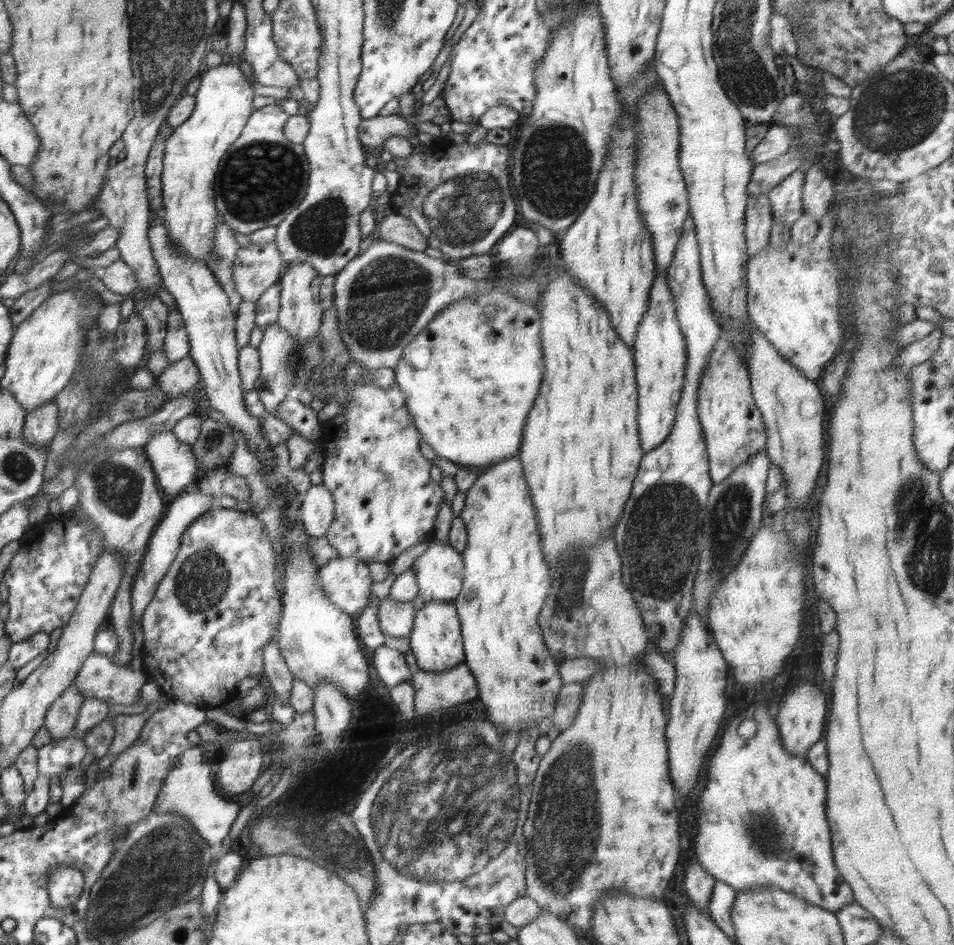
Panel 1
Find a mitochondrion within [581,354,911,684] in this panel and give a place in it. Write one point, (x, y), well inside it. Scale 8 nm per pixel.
(659, 539)

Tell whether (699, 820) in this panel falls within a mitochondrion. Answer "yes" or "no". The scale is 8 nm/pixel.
no

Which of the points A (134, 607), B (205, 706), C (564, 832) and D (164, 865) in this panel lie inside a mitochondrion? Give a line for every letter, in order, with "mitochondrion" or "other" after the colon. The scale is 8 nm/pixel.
A: other
B: other
C: mitochondrion
D: mitochondrion

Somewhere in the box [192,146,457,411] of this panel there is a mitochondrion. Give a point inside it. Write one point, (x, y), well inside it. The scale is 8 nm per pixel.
(387, 297)

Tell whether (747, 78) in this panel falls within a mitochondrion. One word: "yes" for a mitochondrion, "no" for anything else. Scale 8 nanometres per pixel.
yes

